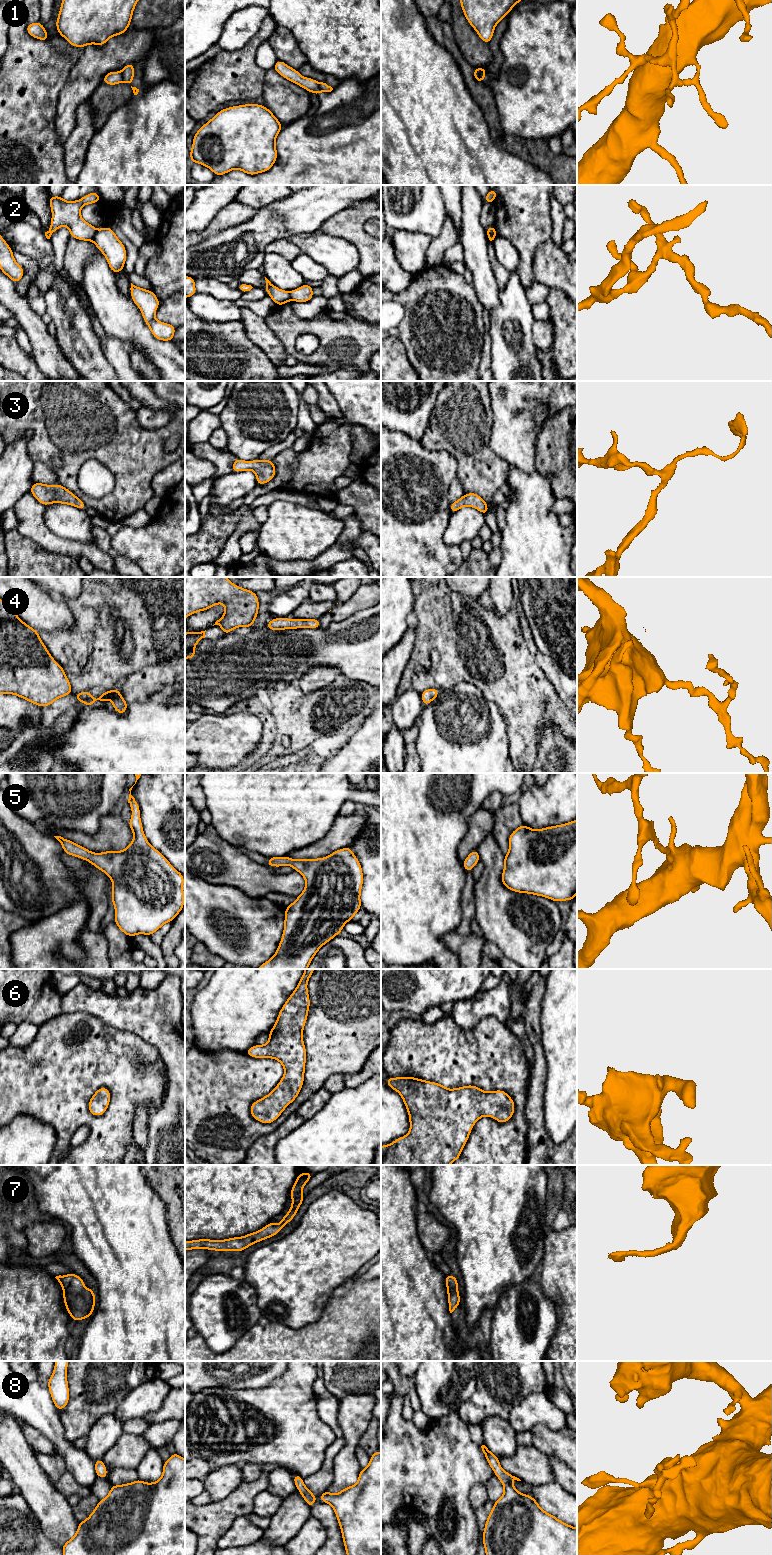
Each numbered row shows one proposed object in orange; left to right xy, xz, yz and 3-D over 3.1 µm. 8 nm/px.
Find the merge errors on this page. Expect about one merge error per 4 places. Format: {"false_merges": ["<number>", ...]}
{"false_merges": ["1", "2"]}

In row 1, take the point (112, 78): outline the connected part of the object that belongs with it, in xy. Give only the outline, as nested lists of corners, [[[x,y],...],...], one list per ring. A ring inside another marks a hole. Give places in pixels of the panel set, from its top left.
[[[116,71],[107,73],[102,79],[102,83],[106,83],[111,86],[119,84],[121,82],[123,82],[123,77]]]

